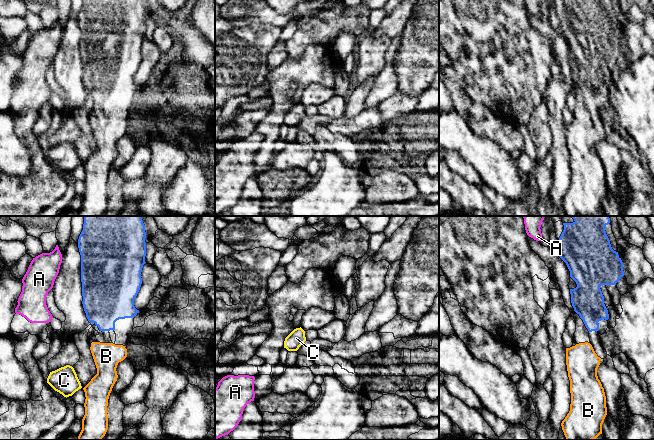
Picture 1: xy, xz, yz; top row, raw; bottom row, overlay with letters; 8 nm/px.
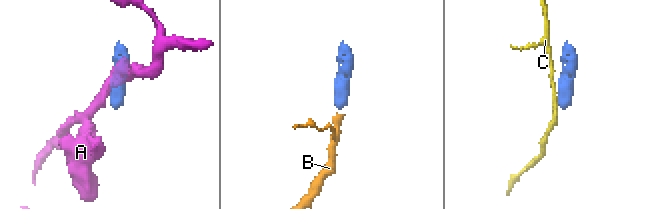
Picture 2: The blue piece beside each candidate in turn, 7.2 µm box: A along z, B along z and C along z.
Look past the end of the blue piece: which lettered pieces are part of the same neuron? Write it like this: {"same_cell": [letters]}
{"same_cell": ["B"]}

